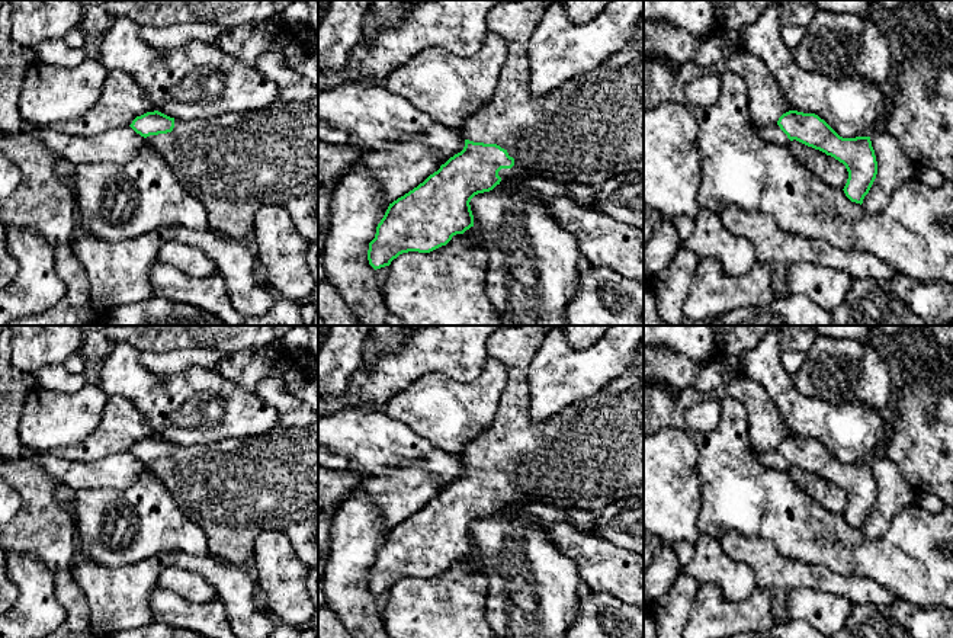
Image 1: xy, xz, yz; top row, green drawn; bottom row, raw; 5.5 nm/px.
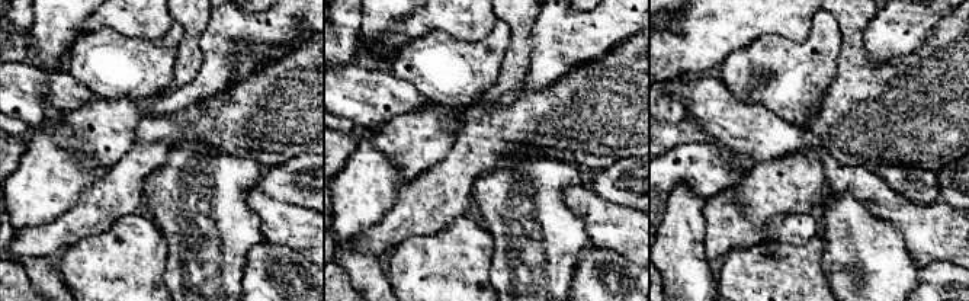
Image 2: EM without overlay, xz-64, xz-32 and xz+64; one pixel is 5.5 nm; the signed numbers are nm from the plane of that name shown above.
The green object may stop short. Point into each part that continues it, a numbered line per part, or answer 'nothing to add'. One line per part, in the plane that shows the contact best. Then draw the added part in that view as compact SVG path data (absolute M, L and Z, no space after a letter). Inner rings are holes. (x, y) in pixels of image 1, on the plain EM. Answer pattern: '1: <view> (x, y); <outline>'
1: xz (590, 454); M514 326L492 333L487 353L507 368L507 385L490 429L459 456L465 465L497 469L514 484L511 494L501 494L501 504L549 503L565 509L580 507L599 513L610 503L644 494L644 340L628 371L609 381L600 391L580 398L545 421L530 420L527 371L546 331L542 326Z

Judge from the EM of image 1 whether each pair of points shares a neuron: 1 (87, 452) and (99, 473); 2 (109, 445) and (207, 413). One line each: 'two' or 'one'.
1: two
2: two

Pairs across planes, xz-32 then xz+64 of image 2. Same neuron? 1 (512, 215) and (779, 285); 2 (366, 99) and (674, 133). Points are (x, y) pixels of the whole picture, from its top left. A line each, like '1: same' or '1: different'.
1: different
2: different

